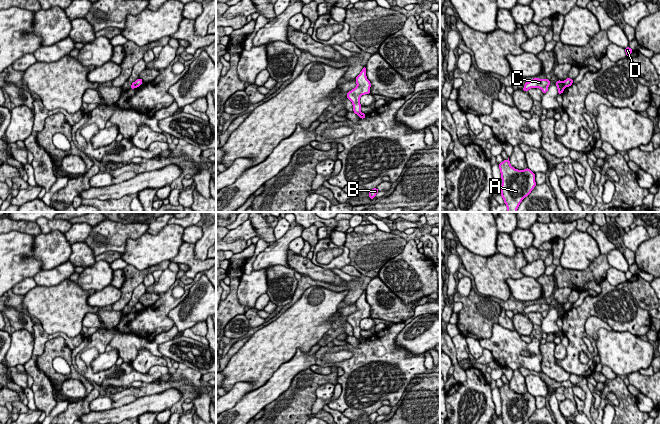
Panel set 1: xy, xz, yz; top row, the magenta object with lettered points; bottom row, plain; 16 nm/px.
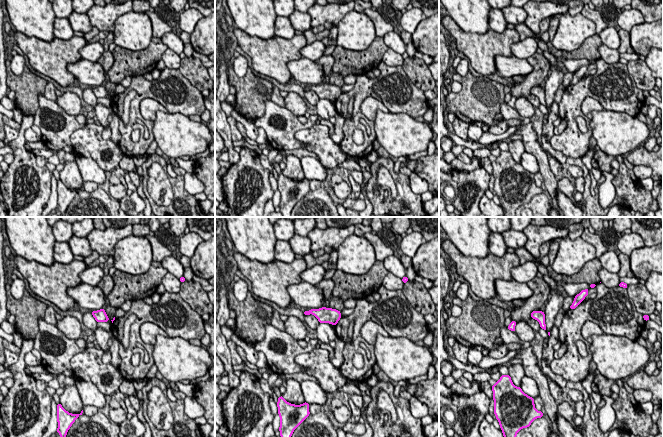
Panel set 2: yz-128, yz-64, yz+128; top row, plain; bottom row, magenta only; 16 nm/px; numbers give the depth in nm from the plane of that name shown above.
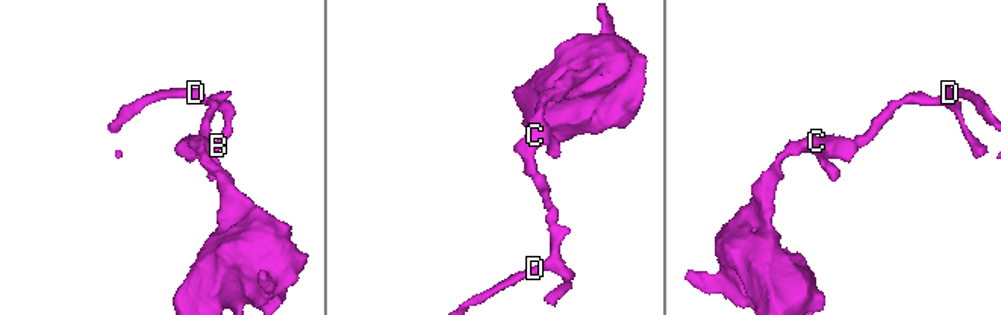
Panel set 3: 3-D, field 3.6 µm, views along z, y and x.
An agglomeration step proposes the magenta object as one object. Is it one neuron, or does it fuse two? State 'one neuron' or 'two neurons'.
two neurons

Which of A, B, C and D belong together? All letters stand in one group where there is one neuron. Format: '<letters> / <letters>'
A C / B D

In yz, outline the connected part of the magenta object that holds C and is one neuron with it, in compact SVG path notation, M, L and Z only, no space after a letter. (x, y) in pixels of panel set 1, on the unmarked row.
M534 302L531 305L526 306L522 314L527 316L530 312L540 312L543 318L545 318L548 315L550 307L551 307L550 304L547 304L546 302L544 303Z

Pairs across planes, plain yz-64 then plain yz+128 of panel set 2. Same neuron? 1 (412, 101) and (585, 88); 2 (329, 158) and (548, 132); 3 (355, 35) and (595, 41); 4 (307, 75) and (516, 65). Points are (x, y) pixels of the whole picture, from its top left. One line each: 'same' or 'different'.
1: same
2: same
3: different
4: same

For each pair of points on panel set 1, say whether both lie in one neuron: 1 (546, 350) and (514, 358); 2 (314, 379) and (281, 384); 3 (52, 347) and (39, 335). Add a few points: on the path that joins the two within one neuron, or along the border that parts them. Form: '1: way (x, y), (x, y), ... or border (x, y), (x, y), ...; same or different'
1: border (539, 343), (542, 372); different
2: border (309, 367), (300, 371), (275, 399); different
3: border (68, 347), (61, 337), (54, 337), (37, 356); different

